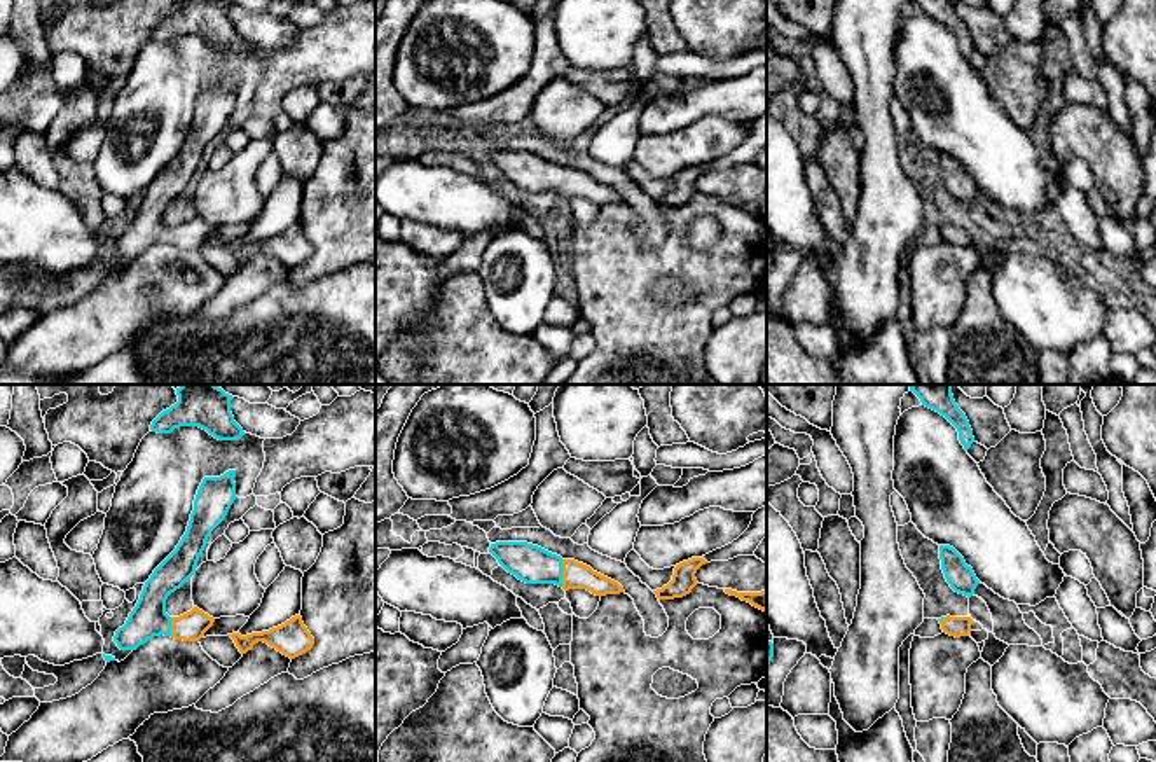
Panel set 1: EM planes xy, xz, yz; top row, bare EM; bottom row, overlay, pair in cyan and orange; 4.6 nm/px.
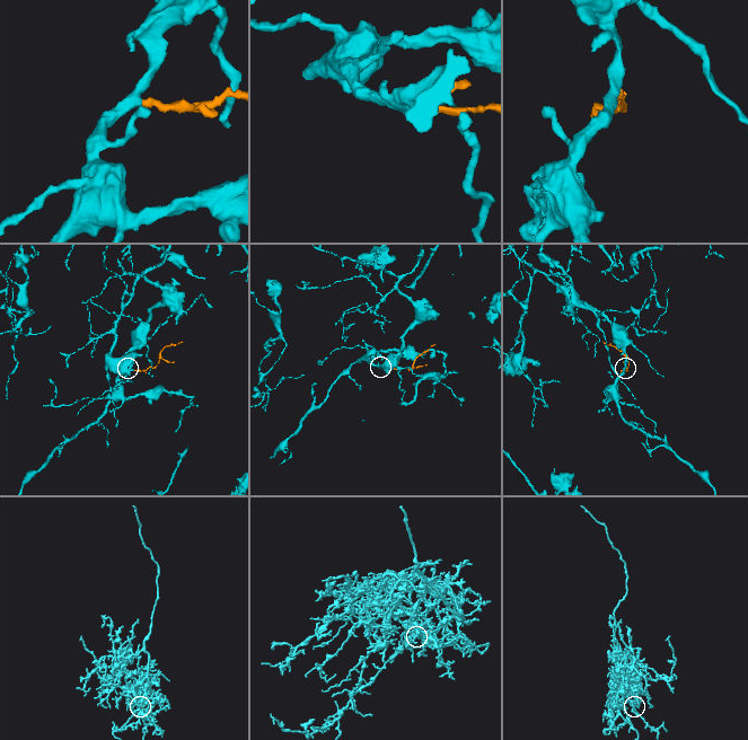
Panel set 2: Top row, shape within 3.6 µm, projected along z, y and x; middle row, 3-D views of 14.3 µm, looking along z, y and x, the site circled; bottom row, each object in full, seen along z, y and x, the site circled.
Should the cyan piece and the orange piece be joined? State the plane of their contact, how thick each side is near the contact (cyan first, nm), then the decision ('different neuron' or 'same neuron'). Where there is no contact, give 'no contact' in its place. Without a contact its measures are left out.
xz | 180/130 nm | same neuron

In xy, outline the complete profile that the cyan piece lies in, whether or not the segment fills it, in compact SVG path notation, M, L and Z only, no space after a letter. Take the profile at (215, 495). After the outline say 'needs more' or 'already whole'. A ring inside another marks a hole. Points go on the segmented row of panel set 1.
M236 470L220 477L204 477L185 535L176 549L154 570L126 624L115 631L120 650L136 650L154 636L199 641L215 619L194 606L180 617L166 613L166 599L194 573L211 531L225 519L236 496Z | needs more

